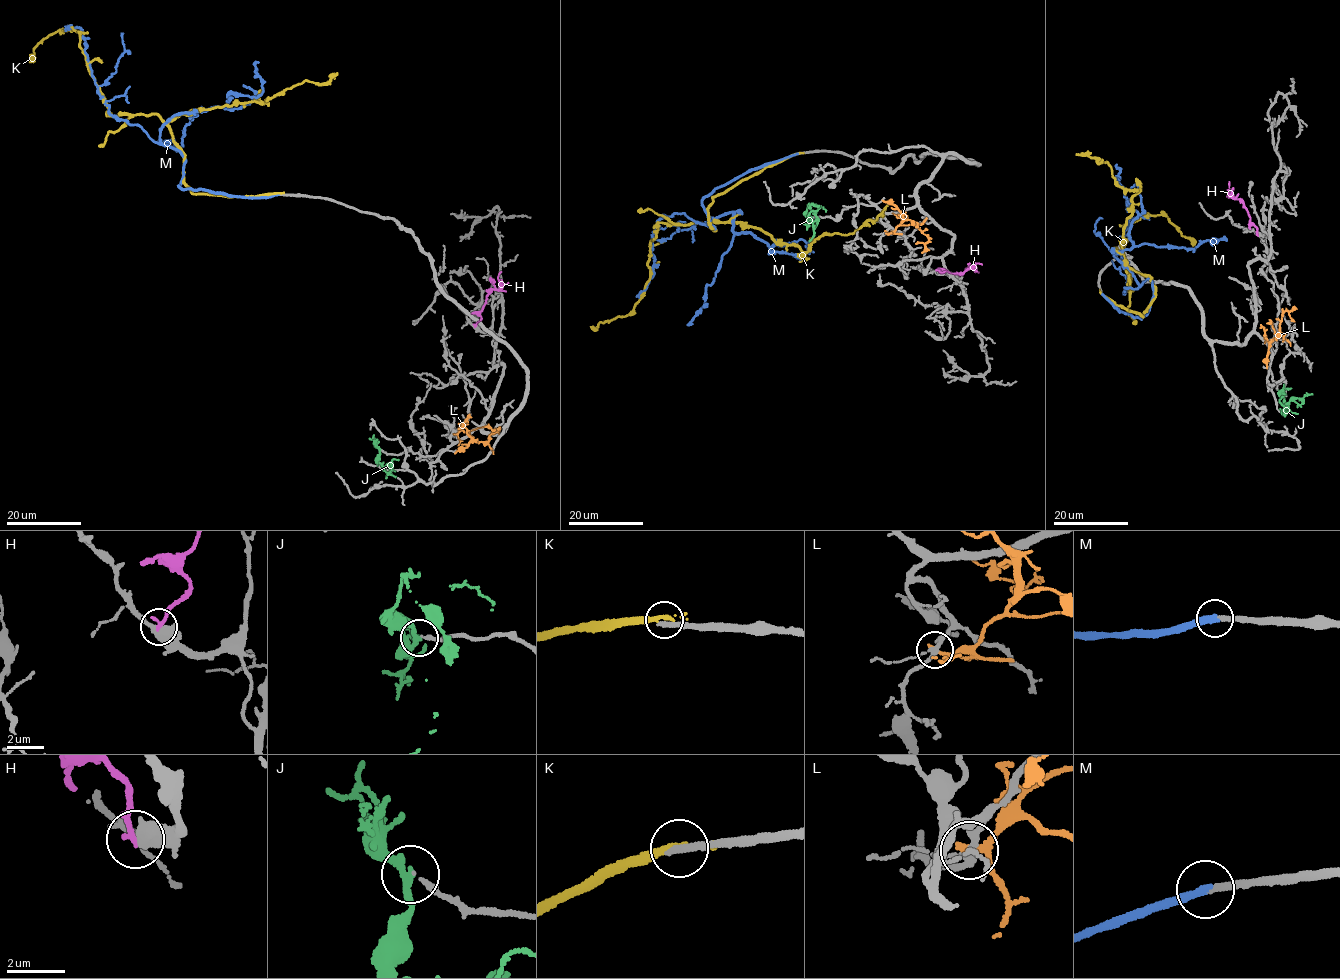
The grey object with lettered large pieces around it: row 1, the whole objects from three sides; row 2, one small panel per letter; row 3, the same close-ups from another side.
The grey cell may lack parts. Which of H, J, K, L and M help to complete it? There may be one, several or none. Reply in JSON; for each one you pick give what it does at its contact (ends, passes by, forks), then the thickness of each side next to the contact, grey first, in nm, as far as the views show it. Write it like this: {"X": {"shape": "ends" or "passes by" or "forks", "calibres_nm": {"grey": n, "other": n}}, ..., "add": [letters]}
{"M": {"shape": "ends", "calibres_nm": {"grey": 220, "other": 300}}, "add": ["M"]}

